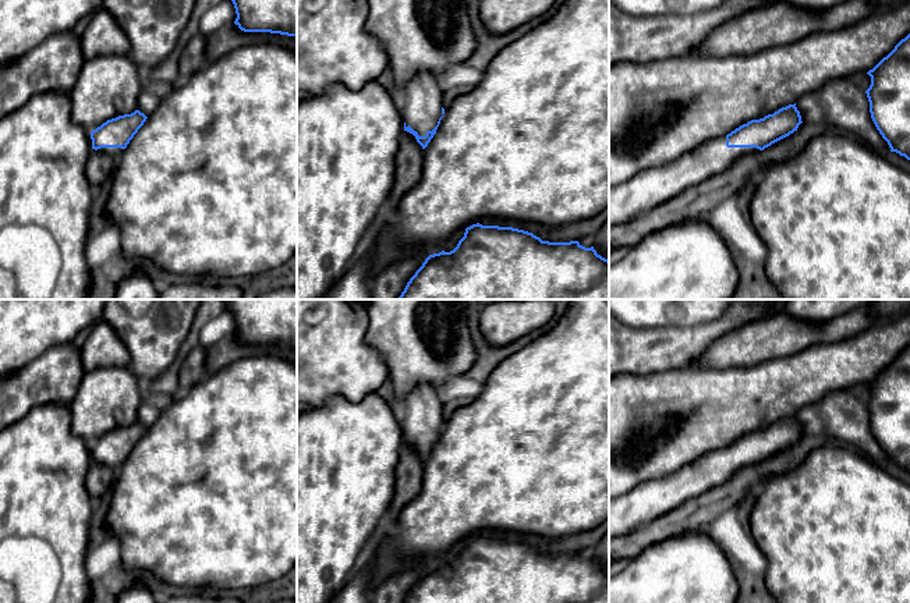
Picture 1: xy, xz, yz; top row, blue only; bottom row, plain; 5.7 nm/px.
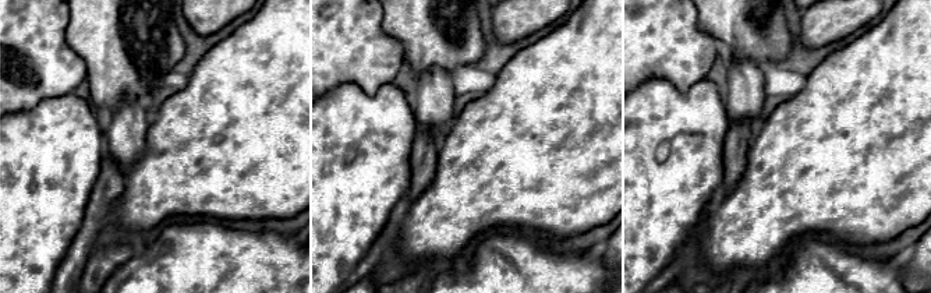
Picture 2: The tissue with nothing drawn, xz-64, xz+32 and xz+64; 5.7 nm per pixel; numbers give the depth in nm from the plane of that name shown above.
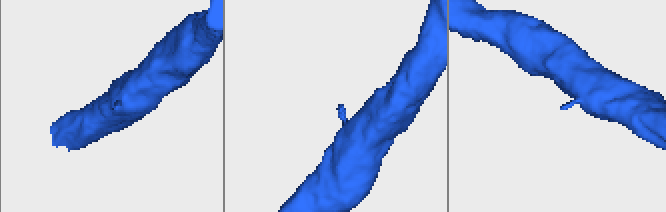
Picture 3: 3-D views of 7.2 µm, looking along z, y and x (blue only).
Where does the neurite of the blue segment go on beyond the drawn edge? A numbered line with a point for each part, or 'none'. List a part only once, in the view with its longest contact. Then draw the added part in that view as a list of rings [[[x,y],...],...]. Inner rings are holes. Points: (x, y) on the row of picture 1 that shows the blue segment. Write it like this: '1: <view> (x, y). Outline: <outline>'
1: xz (421, 100). Outline: [[[421,72],[411,78],[400,95],[400,107],[406,127],[411,127],[419,136],[432,131],[442,114],[443,89],[439,81]]]

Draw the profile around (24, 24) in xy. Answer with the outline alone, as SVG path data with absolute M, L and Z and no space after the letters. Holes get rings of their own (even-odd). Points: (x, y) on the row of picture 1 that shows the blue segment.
M0 0L0 67L22 57L46 38L71 31L102 6L103 0Z

